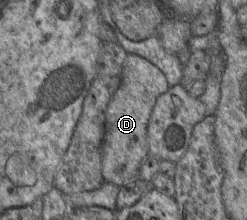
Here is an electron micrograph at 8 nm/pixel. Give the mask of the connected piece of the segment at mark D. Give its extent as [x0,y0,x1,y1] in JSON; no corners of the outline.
[102,53,170,187]

